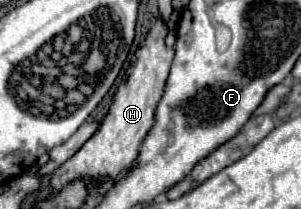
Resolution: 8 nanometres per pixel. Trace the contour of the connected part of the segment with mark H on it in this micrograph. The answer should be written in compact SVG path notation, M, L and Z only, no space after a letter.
M154 19L144 45L136 51L134 59L130 61L126 79L118 87L114 103L108 111L104 123L100 125L98 133L92 139L88 139L72 159L68 159L62 167L58 167L54 171L54 175L50 179L52 193L58 193L62 187L66 187L68 183L72 183L76 179L86 179L86 181L94 181L94 183L102 183L106 179L118 179L118 175L122 171L126 171L126 167L130 167L130 163L136 159L146 133L154 125L154 111L164 93L164 83L168 79L168 71L170 71L170 65L174 59L174 49L166 47L166 43L164 43L166 33L168 33L168 29L166 29L164 21Z

